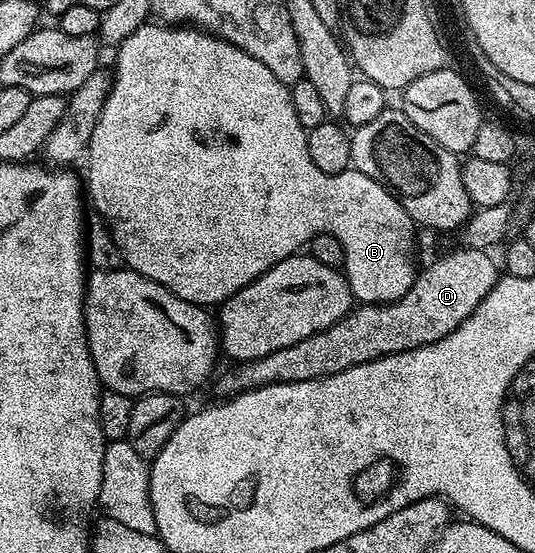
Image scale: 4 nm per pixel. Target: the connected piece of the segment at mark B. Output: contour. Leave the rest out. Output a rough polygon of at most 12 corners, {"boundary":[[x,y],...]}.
{"boundary":[[195,26],[118,47],[86,196],[219,306],[314,234],[353,301],[416,281],[379,180],[314,166],[289,85]]}

